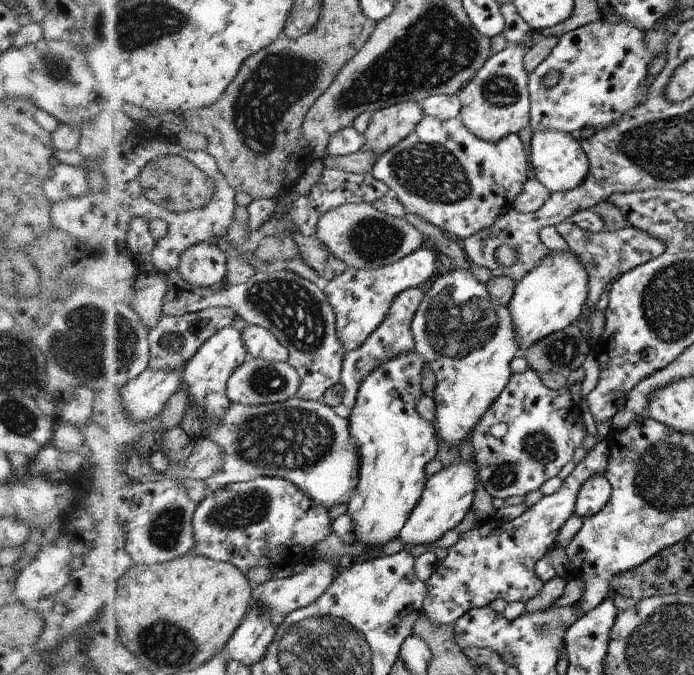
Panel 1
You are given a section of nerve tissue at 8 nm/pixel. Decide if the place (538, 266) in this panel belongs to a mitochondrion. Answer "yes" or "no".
no

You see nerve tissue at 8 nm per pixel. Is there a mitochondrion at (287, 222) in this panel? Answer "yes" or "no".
no

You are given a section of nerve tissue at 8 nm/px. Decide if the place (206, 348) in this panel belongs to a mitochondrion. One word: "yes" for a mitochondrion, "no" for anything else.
no

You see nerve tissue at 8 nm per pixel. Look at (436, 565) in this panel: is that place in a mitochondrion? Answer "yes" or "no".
no

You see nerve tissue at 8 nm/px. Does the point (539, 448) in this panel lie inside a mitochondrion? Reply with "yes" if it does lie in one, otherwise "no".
yes

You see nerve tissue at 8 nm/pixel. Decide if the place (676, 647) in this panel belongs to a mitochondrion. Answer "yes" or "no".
yes

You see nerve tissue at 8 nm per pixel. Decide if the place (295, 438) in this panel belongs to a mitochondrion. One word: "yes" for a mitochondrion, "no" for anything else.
yes

